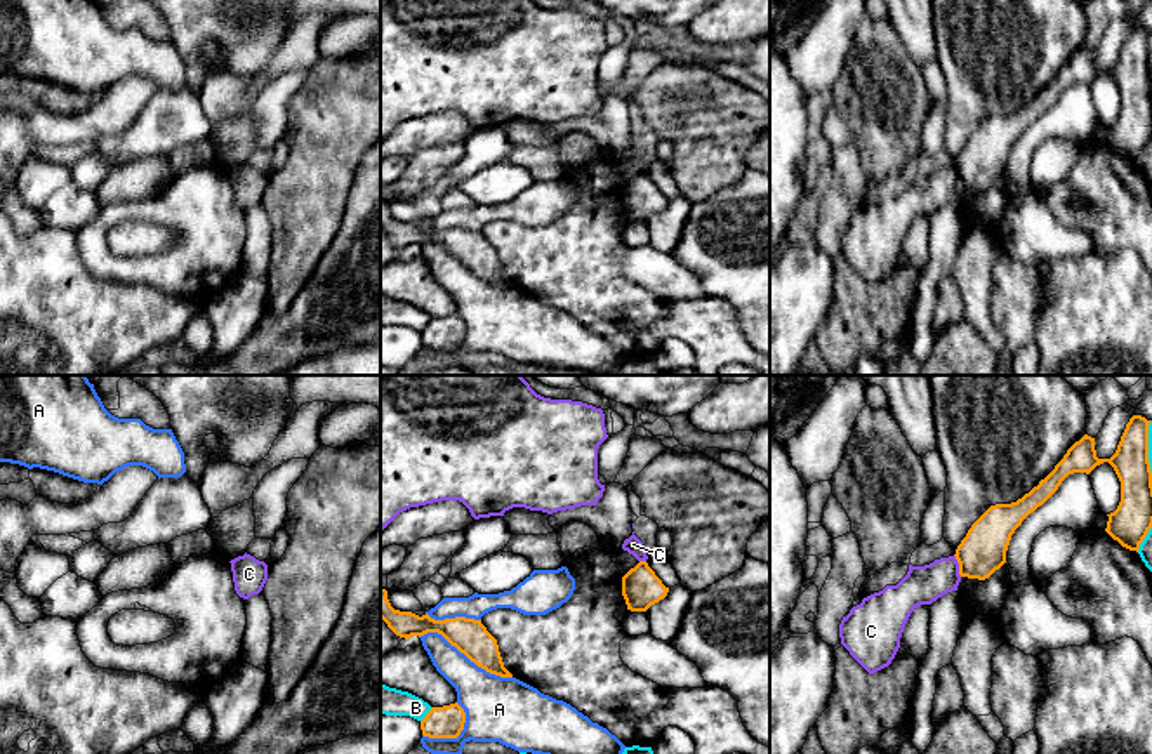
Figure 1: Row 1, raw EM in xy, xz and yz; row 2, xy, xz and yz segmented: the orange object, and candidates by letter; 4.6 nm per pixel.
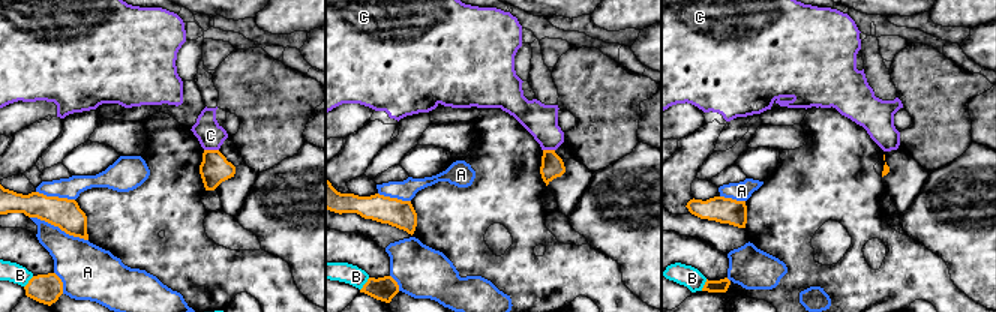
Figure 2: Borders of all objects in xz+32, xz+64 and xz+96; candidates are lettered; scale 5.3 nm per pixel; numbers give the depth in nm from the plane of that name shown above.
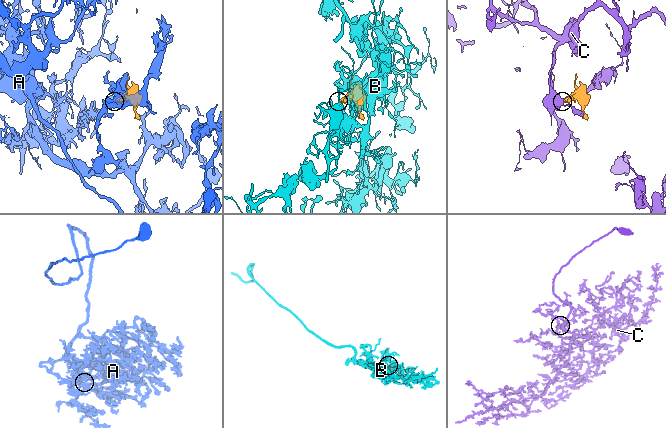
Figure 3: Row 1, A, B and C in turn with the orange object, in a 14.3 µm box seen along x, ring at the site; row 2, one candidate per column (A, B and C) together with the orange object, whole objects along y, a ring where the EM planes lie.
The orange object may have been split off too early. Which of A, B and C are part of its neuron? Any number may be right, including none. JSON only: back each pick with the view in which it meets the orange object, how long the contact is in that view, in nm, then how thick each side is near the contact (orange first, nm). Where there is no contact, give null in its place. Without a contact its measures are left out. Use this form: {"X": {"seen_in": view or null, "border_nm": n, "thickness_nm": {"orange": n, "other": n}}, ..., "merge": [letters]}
{"merge": []}

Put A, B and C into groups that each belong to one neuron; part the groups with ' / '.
A / B / C

